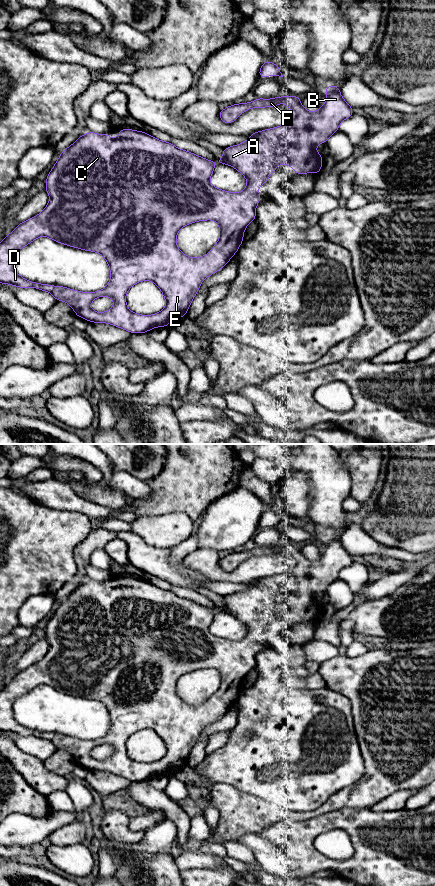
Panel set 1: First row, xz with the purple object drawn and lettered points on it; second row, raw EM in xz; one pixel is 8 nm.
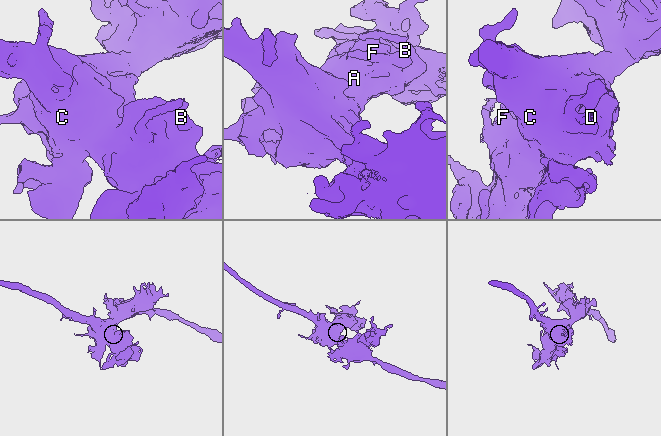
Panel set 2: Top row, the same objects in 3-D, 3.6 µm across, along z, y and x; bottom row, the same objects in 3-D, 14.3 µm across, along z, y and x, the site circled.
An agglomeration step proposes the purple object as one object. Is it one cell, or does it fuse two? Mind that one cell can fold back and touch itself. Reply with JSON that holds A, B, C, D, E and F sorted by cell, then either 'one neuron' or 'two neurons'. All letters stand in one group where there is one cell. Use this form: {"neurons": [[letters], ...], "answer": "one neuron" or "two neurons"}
{"neurons": [["A", "B", "C", "D", "E", "F"]], "answer": "one neuron"}

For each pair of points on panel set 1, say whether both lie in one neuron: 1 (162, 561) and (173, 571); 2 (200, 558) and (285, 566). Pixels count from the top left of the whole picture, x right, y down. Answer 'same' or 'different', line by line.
1: same
2: same

